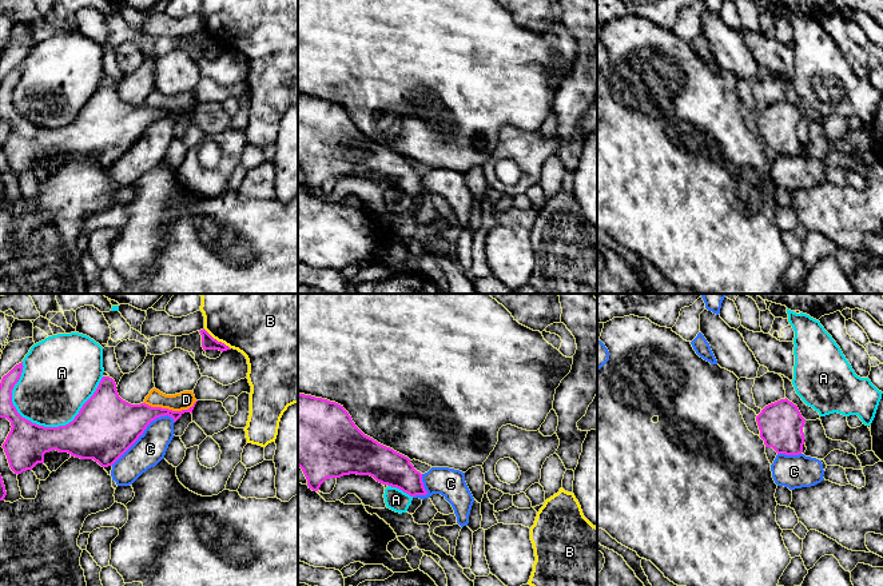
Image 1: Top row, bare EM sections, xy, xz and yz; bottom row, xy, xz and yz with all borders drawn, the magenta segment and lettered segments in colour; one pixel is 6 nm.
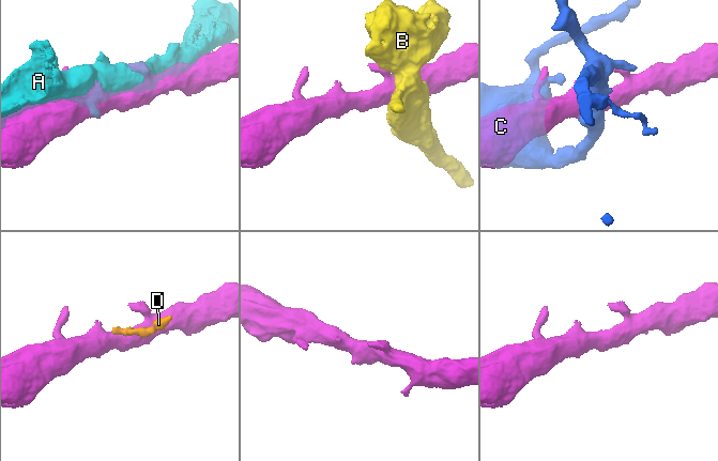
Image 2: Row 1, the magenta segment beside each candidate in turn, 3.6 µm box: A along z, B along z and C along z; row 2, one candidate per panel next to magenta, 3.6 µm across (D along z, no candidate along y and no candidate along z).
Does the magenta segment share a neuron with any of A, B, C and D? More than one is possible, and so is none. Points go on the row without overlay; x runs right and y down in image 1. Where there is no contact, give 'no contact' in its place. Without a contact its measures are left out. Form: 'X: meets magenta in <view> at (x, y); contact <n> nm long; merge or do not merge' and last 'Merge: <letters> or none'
A: meets magenta in xy at (62, 127); contact 600 nm long; do not merge
B: meets magenta in xy at (215, 40); contact 200 nm long; do not merge
C: meets magenta in xy at (143, 132); contact 480 nm long; do not merge
D: meets magenta in xy at (170, 111); contact 320 nm long; do not merge
Merge: none

